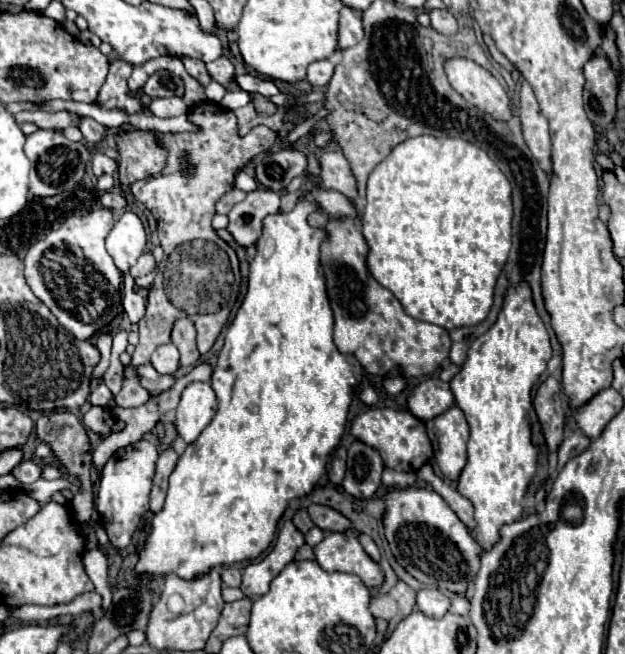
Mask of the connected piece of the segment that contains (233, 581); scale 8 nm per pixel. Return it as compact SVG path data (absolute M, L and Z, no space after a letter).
M226 566L222 570L222 582L226 586L240 586L240 578L242 578L242 570L236 566Z

